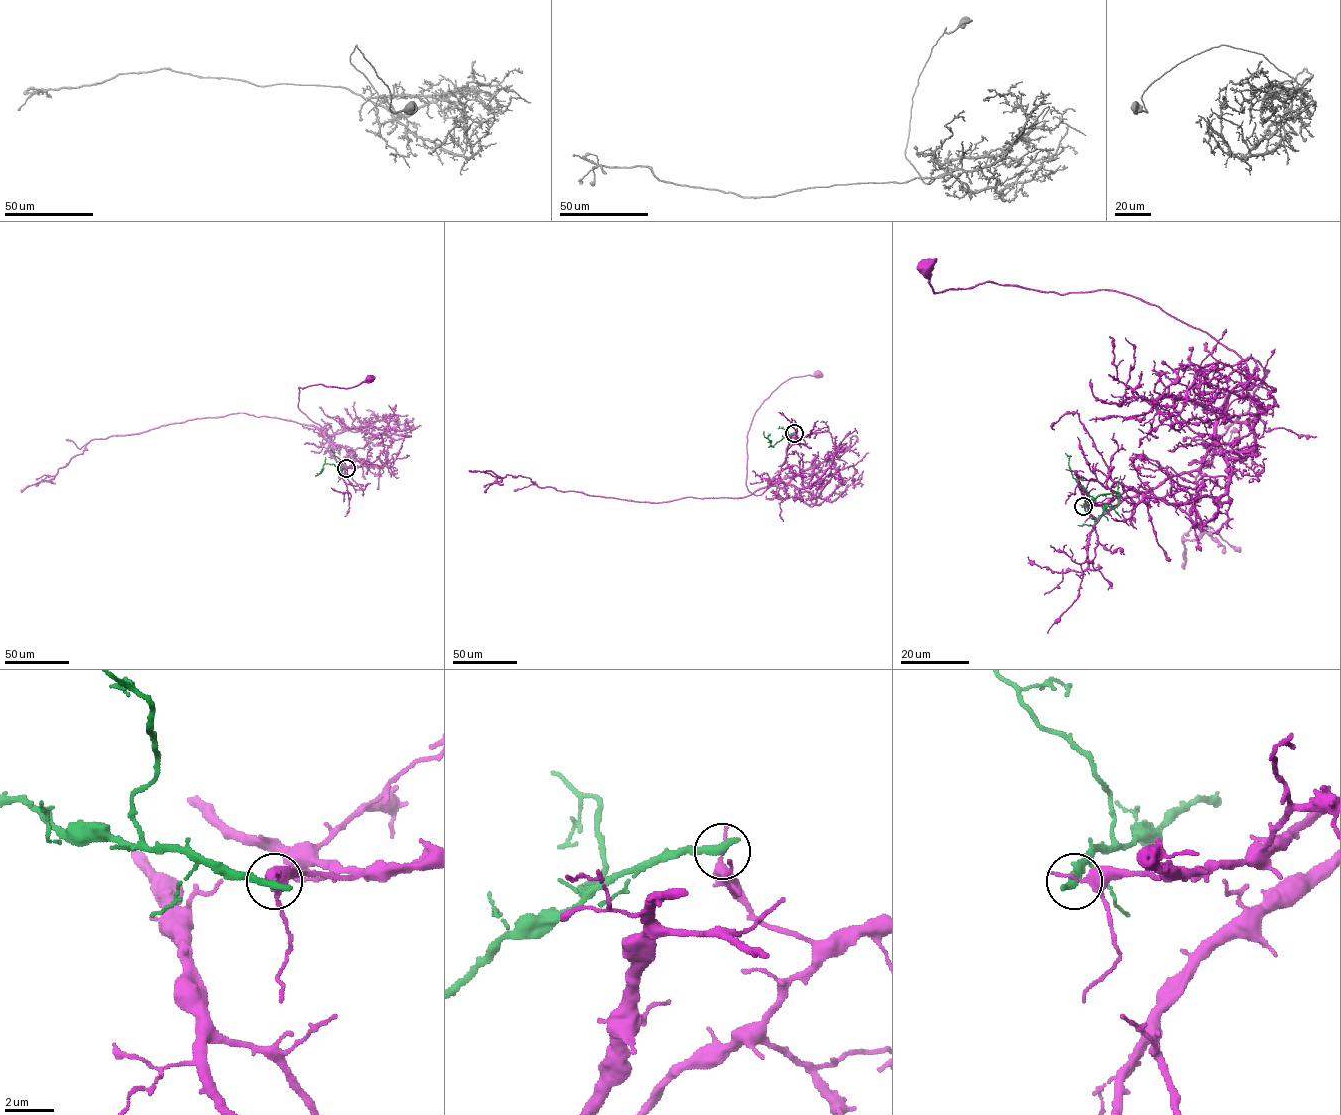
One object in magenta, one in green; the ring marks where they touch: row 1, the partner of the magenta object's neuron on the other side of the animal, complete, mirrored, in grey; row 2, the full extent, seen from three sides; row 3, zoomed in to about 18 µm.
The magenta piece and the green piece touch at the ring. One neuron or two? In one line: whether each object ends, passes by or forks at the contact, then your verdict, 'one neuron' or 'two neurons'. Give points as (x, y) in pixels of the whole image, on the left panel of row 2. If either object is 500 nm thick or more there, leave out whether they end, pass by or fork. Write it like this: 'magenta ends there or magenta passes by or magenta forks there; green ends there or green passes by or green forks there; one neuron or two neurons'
magenta ends there; green ends there; two neurons

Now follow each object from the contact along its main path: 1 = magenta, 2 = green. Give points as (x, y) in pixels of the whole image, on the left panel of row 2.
1: (346, 468), (351, 468), (331, 455), (332, 445), (322, 428), (298, 407), (298, 387), (350, 388), (369, 379)
2: (346, 468), (324, 463), (316, 475)

